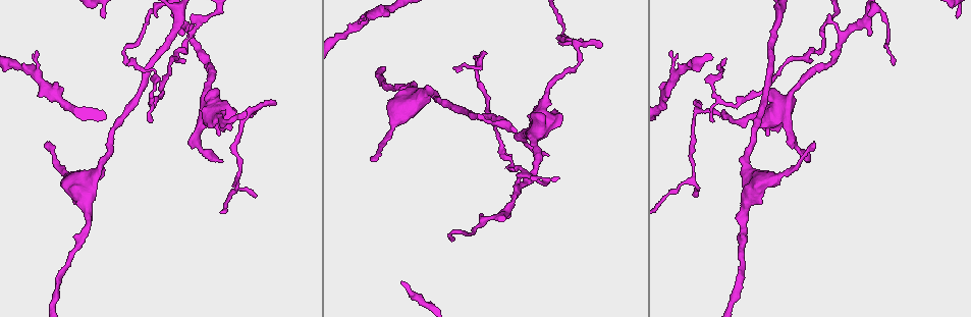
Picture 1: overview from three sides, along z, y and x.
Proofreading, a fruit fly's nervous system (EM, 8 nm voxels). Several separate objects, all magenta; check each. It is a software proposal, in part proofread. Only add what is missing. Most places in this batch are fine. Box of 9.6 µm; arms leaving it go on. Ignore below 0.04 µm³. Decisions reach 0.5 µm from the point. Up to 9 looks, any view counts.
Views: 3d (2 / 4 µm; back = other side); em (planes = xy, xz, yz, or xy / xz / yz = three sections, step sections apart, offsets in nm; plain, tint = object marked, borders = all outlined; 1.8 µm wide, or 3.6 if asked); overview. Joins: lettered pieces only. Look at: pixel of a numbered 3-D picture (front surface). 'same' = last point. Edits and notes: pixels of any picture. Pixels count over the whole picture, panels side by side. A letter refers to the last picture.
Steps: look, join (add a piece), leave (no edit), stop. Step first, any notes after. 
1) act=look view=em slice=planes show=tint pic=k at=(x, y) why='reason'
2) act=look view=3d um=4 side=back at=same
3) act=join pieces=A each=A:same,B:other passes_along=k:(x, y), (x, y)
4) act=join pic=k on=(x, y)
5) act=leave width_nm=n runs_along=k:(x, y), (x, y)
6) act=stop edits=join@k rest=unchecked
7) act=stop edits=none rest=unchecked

act=look view=3d um=2 side=back pic=1 at=(222, 162)

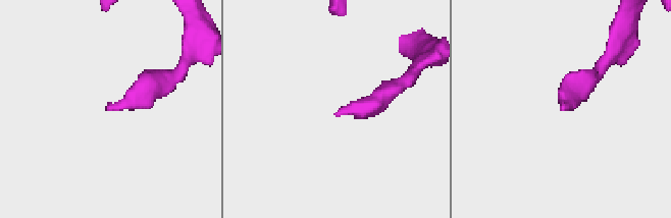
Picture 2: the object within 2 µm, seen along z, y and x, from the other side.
act=look view=em slice=planes show=tint pic=2 at=(107, 109) why='shape alone is not enough'

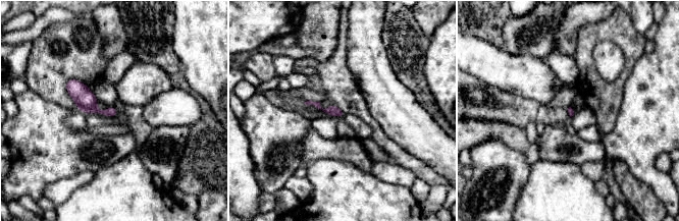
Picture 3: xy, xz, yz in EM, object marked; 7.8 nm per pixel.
act=look view=em slice=planes show=borders at=same

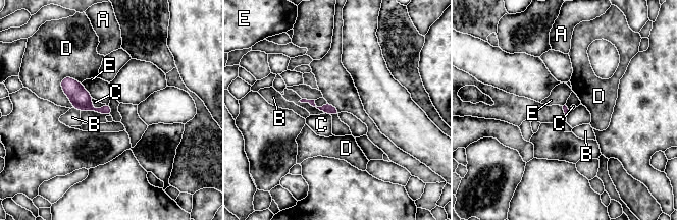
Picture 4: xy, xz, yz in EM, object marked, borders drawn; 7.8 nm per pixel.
act=leave each=A:other,B:other,C:other,D:other,E:other runs_along=4:(63, 83), (90, 107), (108, 111) found='none of them fits'

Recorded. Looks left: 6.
act=look view=em slice=xy step=8 show=tint pic=1 at=(544, 118) why='an open end'

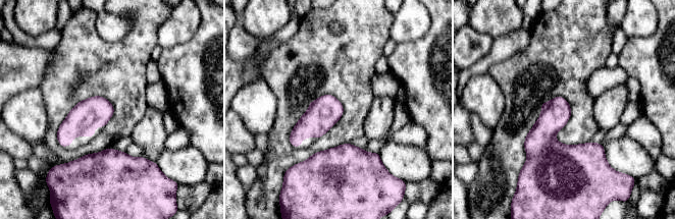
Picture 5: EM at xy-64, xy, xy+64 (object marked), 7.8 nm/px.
act=look view=em slice=planes show=borders at=same why='another direction'

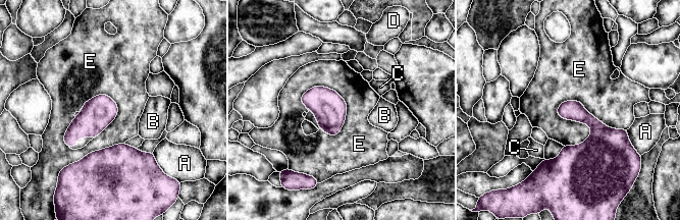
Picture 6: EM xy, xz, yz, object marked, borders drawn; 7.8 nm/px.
act=leave each=A:other,B:other,C:other,D:other,E:other border=6:(557, 109), (578, 101), (626, 129) found='none of them fits'

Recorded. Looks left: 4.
act=look view=3d um=2 side=back pic=1 at=(692, 169) why='thin neck'

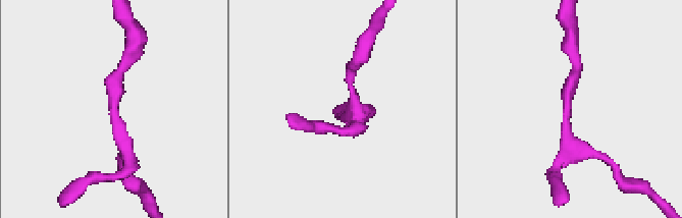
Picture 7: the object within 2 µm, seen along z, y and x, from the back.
act=look view=em slice=planes show=borders pic=7 at=(570, 109) why='shape alone is not enough'

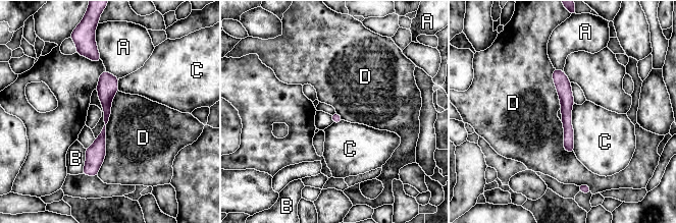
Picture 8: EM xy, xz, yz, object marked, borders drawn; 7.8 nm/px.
act=leave each=A:other,B:other,C:other,D:other border=8:(117, 90), (97, 174) found='none of them fits'

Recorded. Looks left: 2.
act=look view=3d um=2 side=back pic=1 at=(64, 187) why='thick end'

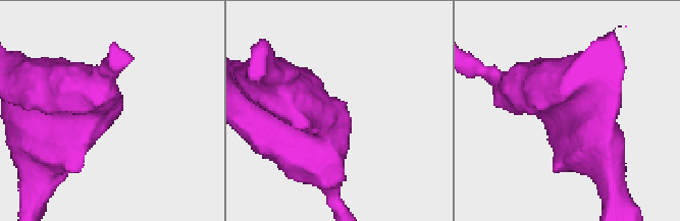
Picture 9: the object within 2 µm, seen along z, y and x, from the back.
act=look view=em slice=planes show=borders pic=9 at=(345, 108)

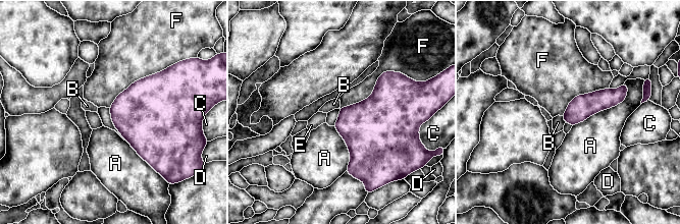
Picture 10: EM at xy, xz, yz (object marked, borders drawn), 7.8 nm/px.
act=leave each=A:other,B:other,C:other,D:other,E:other,F:other runs_along=10:(624, 88), (566, 119) found='none of them fits'

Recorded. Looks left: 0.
act=stop edits=none rest=unchecked

